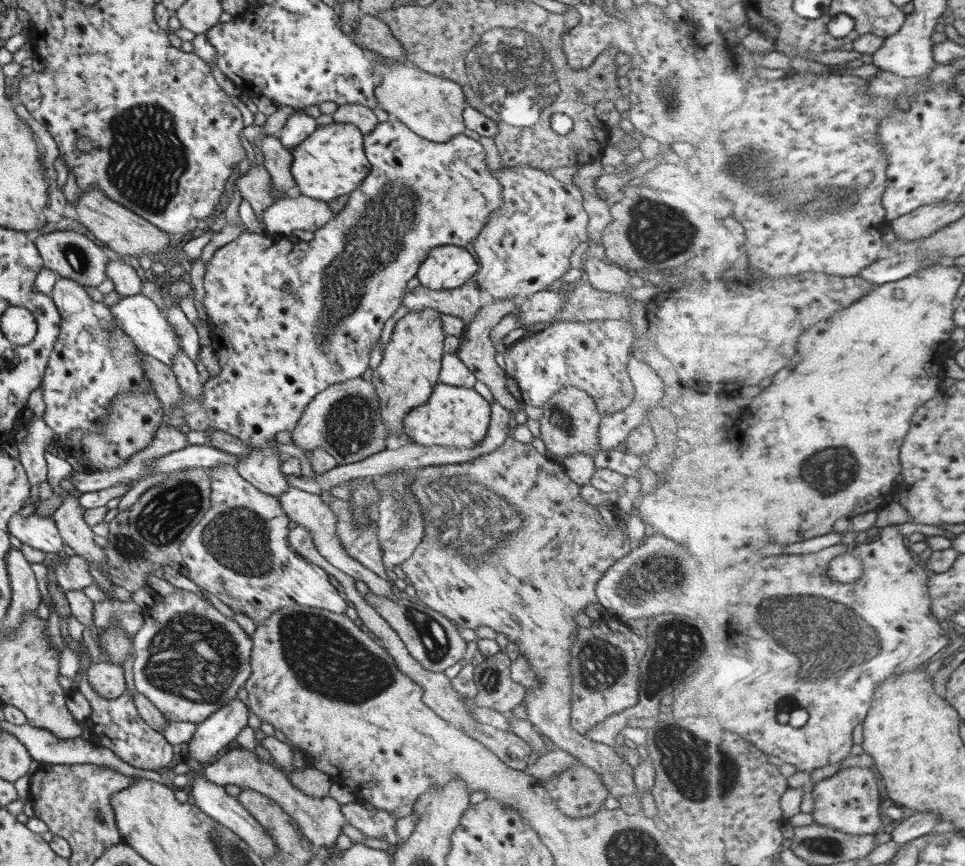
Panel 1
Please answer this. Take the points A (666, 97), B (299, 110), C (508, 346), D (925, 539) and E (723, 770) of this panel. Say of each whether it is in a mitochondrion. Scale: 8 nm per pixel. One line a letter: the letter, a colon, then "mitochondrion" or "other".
A: mitochondrion
B: other
C: other
D: other
E: mitochondrion

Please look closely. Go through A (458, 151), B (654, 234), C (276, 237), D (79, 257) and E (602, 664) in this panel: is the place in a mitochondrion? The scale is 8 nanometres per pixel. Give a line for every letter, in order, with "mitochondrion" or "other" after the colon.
A: other
B: mitochondrion
C: other
D: mitochondrion
E: mitochondrion

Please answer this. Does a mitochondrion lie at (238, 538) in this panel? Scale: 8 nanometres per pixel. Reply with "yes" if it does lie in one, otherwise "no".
yes

